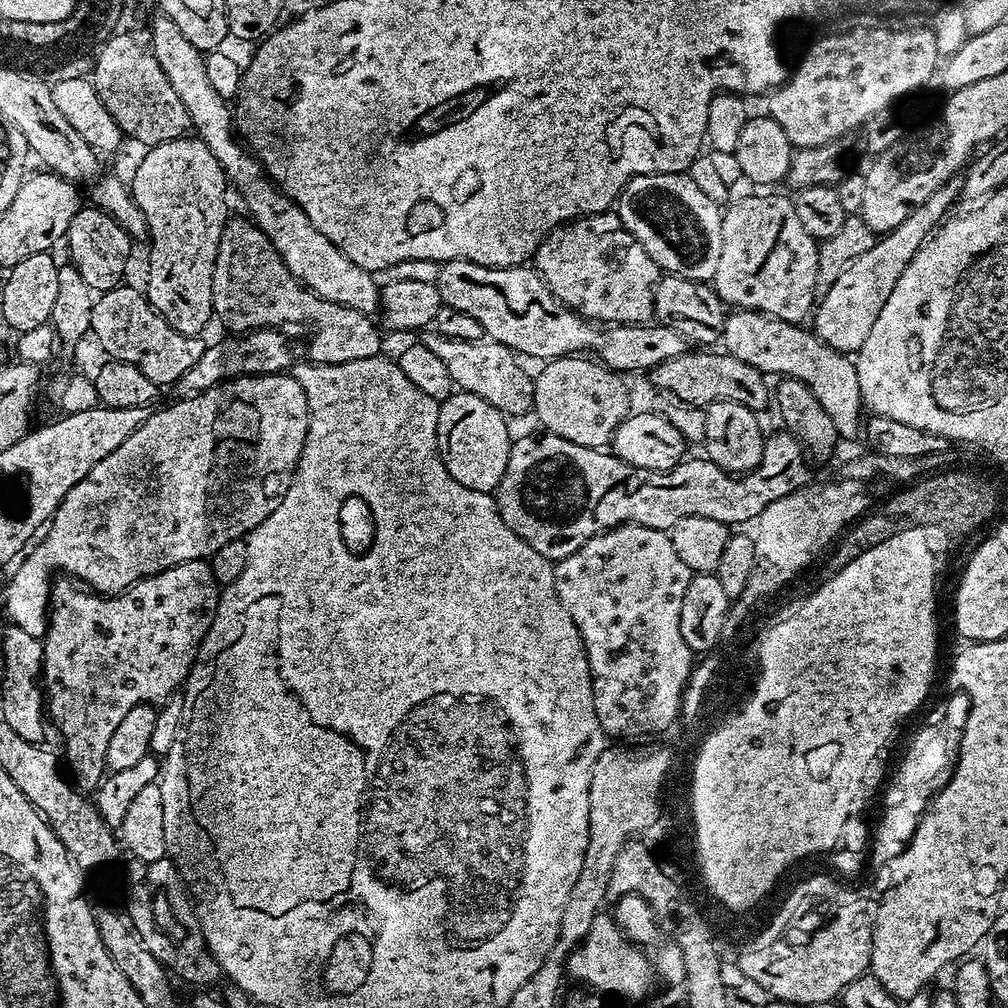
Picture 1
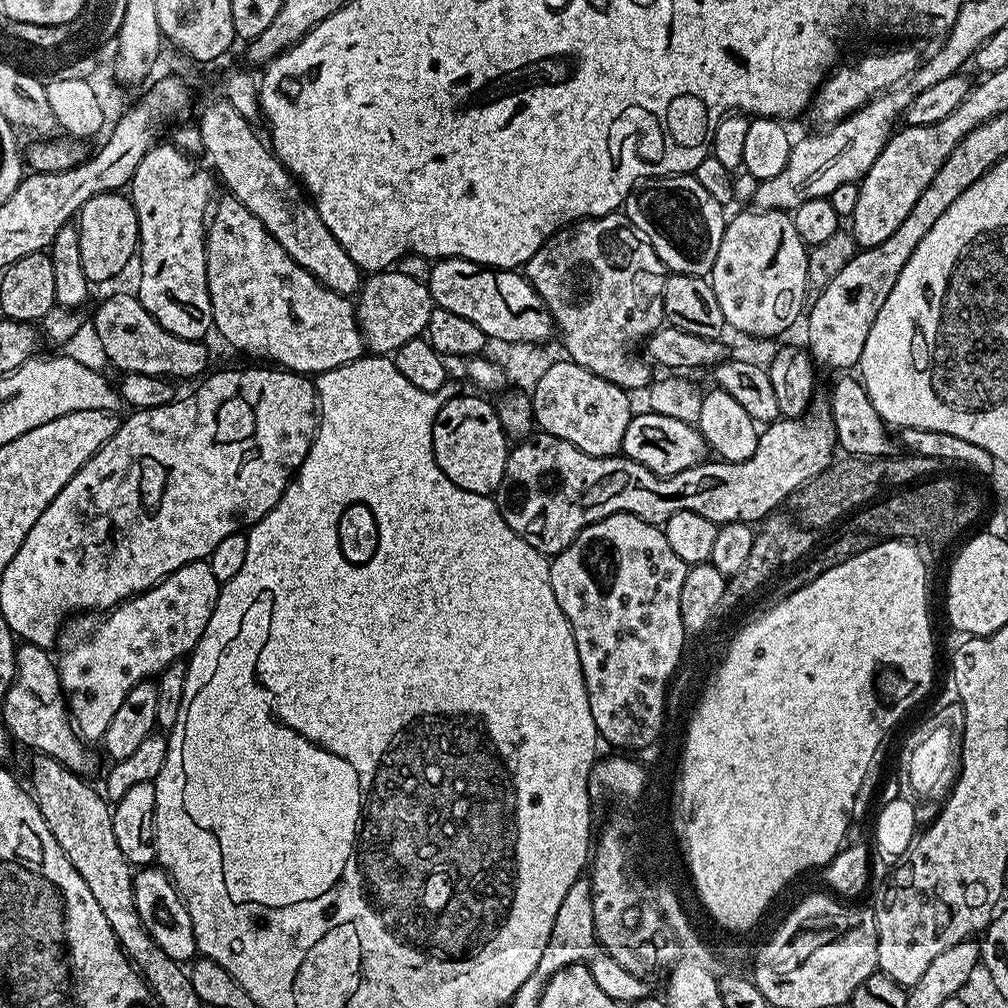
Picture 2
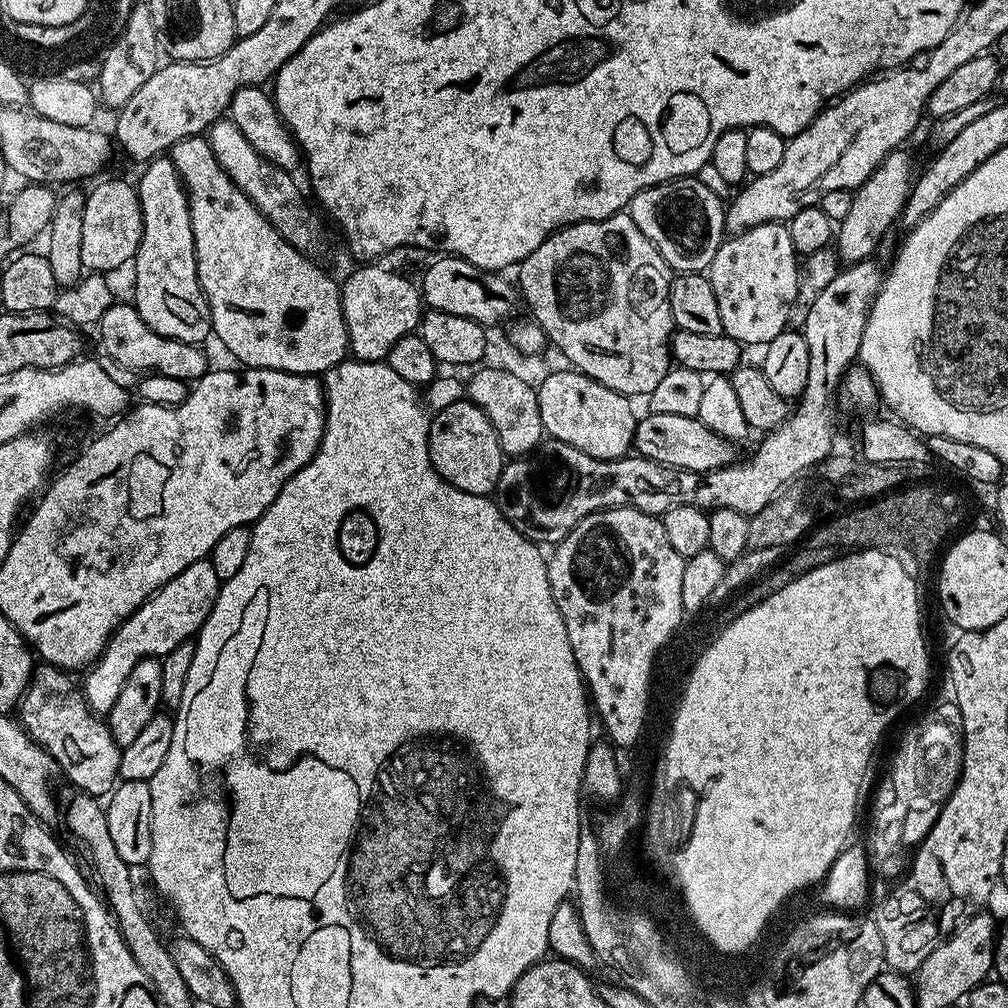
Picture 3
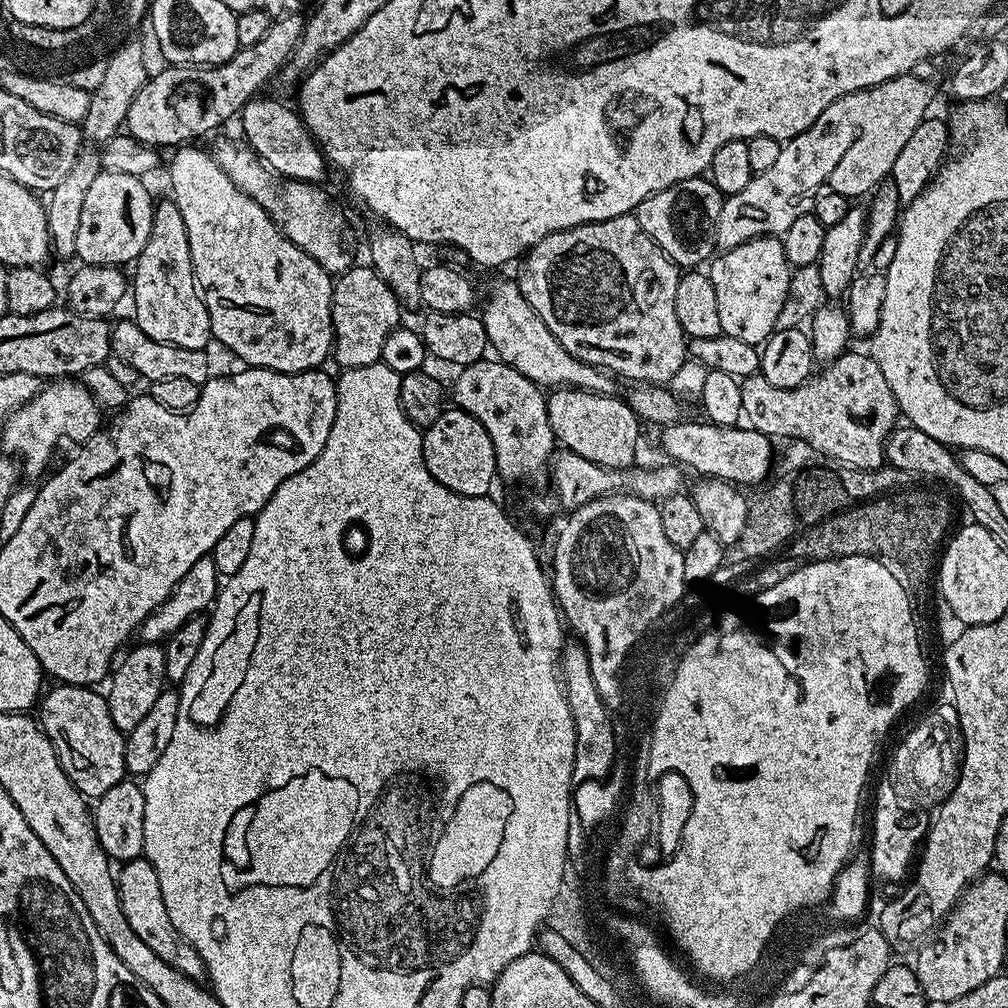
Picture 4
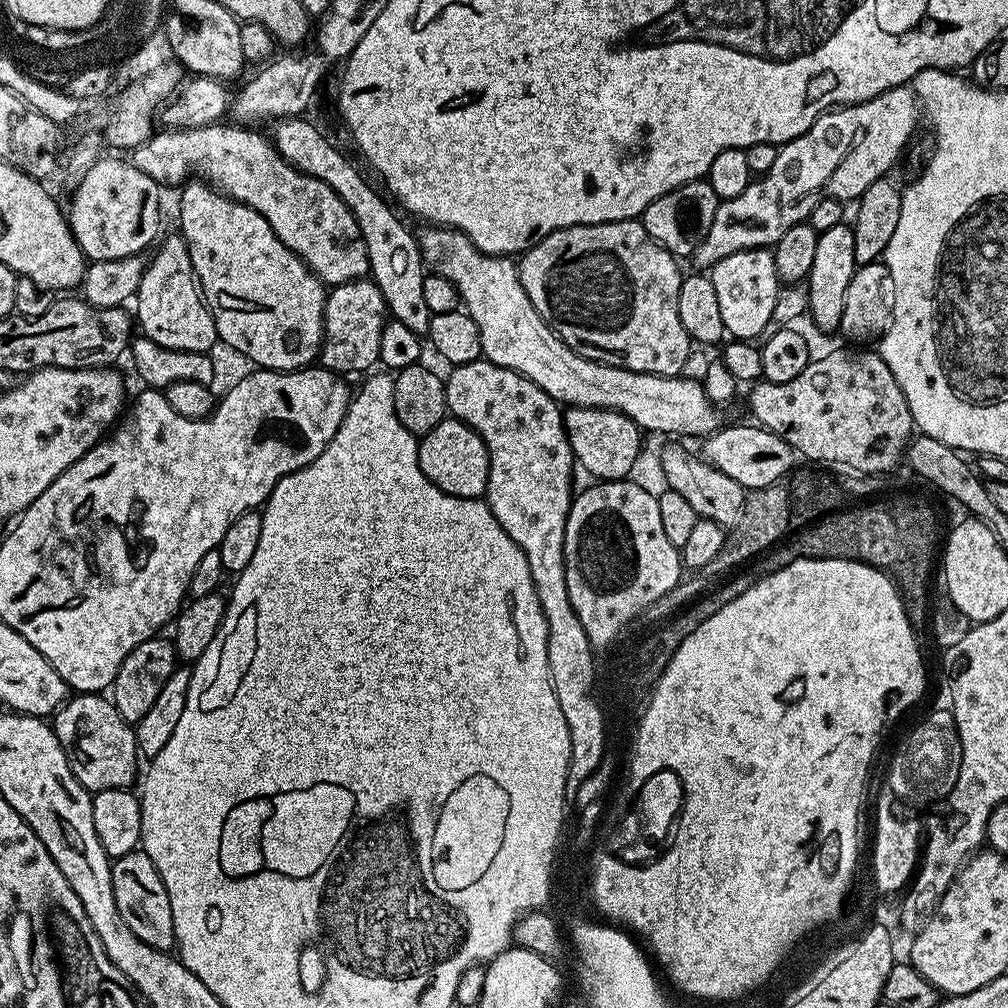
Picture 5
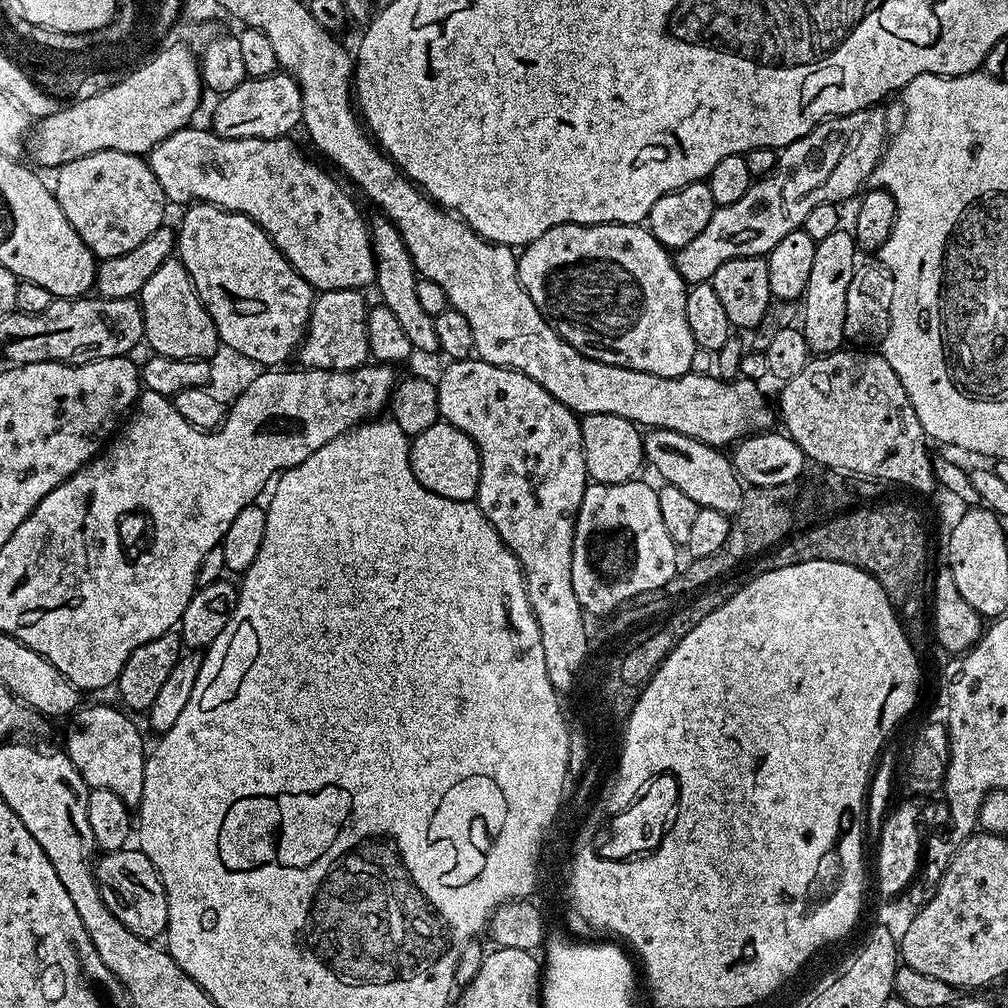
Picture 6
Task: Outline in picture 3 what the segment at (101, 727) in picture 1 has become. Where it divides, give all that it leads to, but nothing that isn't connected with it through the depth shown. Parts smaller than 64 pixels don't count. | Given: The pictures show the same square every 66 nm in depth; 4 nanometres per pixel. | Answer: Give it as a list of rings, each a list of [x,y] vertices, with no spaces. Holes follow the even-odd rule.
[[[211,559],[199,560],[186,566],[182,574],[170,578],[166,586],[162,586],[145,604],[138,606],[134,614],[125,618],[108,639],[108,644],[95,664],[87,669],[88,677],[84,680],[82,695],[87,700],[88,707],[97,714],[107,714],[114,706],[114,698],[118,698],[126,678],[130,678],[130,670],[135,664],[168,656],[170,650],[174,650],[182,642],[192,640],[206,618],[210,618],[210,610],[214,610],[221,583],[218,574],[214,574]]]

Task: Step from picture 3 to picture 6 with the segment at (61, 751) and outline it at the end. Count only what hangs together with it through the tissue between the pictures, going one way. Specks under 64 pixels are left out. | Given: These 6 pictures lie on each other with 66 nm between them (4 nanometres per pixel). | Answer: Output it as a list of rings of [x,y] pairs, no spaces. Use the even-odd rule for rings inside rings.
[[[87,704],[77,708],[67,721],[67,724],[69,723],[68,733],[64,736],[65,745],[63,744],[63,747],[69,756],[78,761],[80,773],[89,789],[114,790],[114,794],[118,794],[118,798],[122,798],[122,802],[126,802],[129,809],[139,809],[142,802],[142,786],[146,786],[144,736],[140,733],[139,726],[132,721],[135,719],[127,711],[121,710],[119,707],[111,708],[108,704]]]

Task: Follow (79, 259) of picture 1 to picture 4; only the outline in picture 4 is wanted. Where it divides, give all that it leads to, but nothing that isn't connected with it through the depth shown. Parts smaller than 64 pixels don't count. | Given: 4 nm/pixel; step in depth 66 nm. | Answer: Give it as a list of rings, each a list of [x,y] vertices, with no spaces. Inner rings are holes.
[[[101,170],[86,193],[76,256],[86,264],[131,265],[142,254],[152,229],[154,199],[145,181],[134,174]]]

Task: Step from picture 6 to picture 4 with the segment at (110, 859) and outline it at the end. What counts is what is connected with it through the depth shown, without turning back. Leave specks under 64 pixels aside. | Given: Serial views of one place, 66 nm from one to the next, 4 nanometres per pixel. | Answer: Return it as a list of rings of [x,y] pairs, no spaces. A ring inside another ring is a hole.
[[[141,858],[129,860],[121,868],[124,869],[121,872],[119,869],[118,872],[120,901],[122,914],[126,914],[130,930],[134,930],[134,934],[138,934],[138,938],[142,938],[142,942],[146,942],[146,946],[150,946],[150,950],[154,950],[154,954],[162,958],[162,962],[174,966],[174,970],[178,970],[186,978],[197,982],[203,981],[206,973],[202,958],[198,950],[194,950],[194,946],[190,946],[188,939],[177,930],[174,922],[170,922],[170,914],[162,898],[162,882],[158,882],[158,874],[154,874],[152,863]]]

